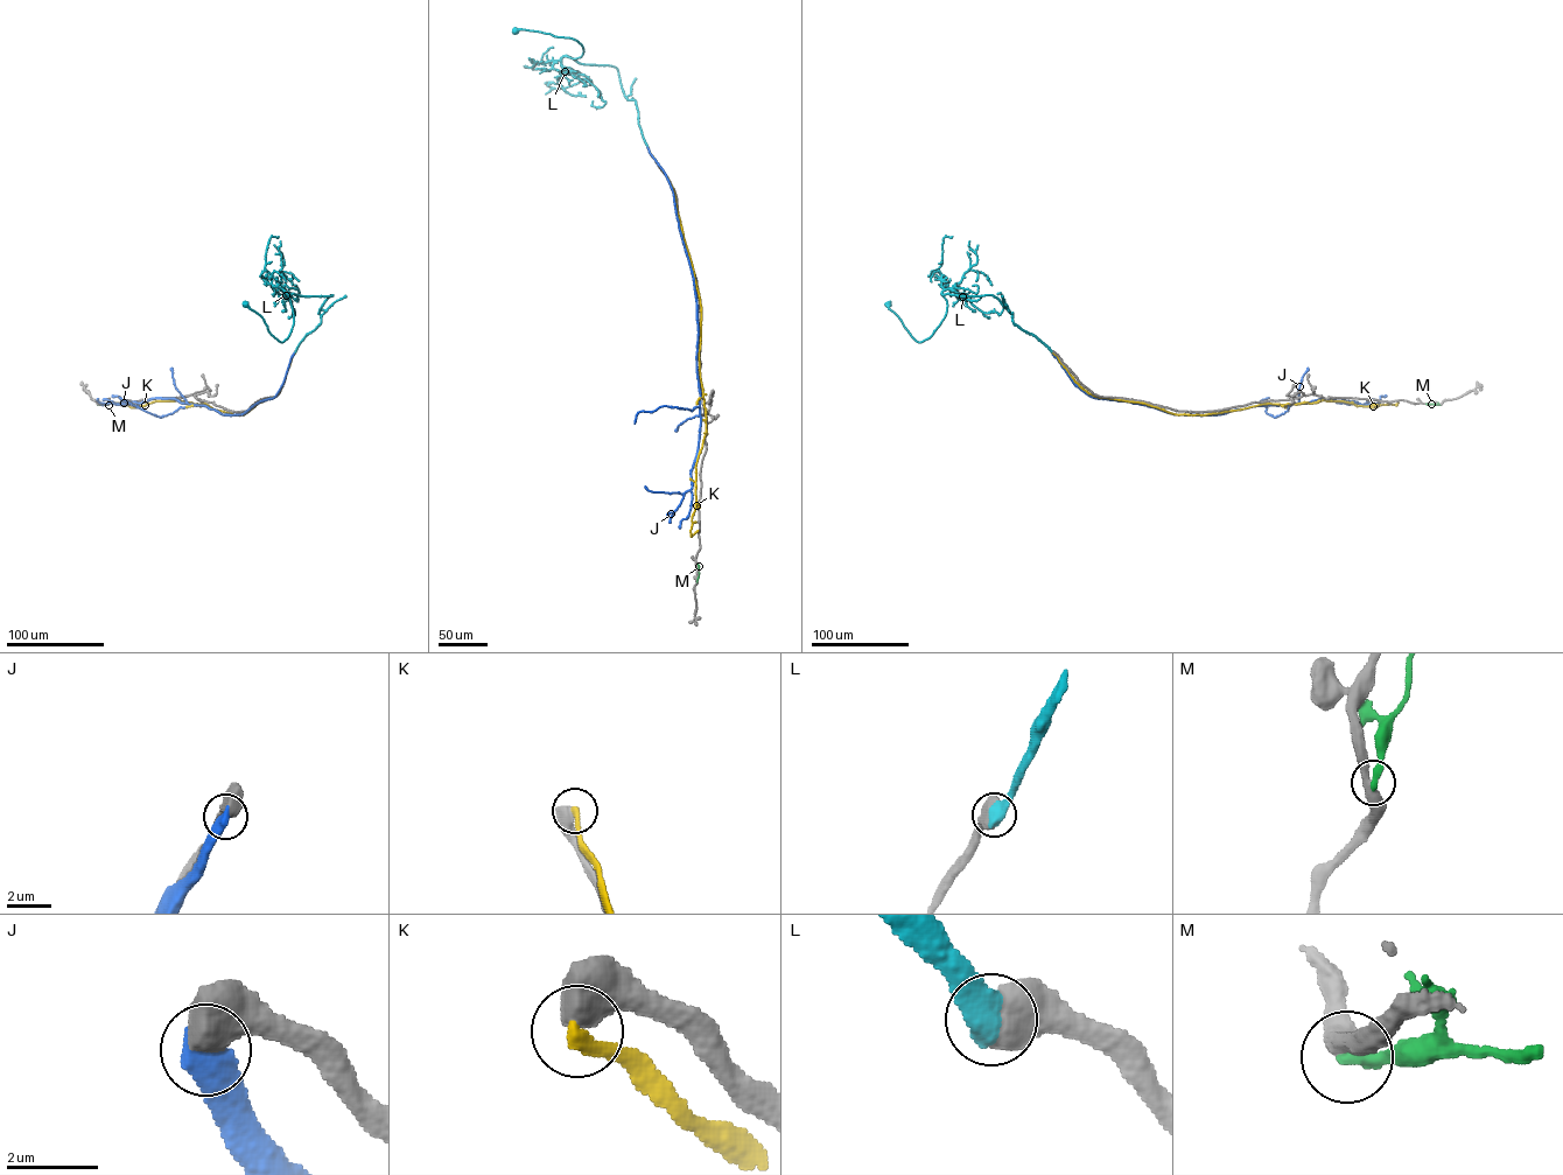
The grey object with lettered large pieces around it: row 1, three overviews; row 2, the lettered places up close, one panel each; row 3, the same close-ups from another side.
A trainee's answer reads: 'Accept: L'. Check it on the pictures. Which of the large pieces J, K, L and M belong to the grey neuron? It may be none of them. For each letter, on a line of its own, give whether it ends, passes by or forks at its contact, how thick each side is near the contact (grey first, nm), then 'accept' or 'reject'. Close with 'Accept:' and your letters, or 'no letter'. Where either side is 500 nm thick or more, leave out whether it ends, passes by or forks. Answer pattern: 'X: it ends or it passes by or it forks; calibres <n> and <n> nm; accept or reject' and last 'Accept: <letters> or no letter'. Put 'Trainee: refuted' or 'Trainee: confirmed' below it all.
J: calibres 600 and 600 nm; reject
K: calibres 600 and 300 nm; reject
L: calibres 750 and 600 nm; accept
M: it ends; calibres 360 and 280 nm; reject
Accept: L
Trainee: confirmed

